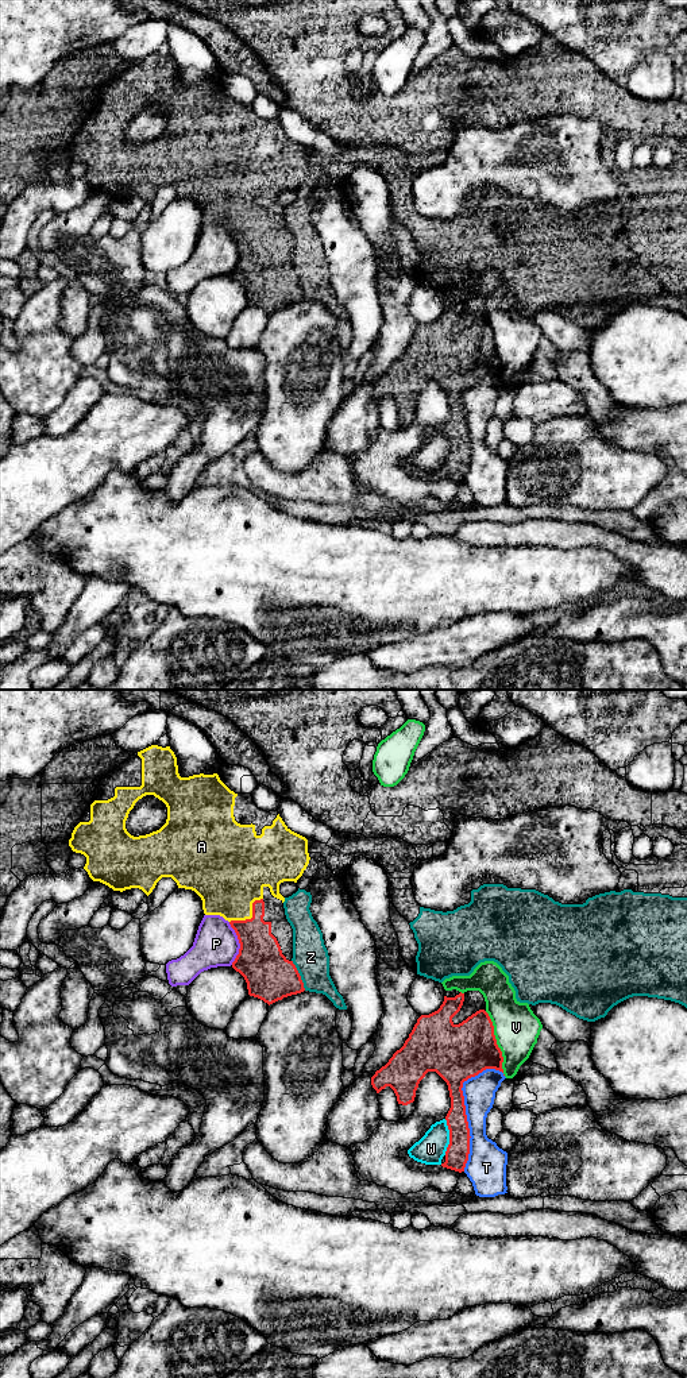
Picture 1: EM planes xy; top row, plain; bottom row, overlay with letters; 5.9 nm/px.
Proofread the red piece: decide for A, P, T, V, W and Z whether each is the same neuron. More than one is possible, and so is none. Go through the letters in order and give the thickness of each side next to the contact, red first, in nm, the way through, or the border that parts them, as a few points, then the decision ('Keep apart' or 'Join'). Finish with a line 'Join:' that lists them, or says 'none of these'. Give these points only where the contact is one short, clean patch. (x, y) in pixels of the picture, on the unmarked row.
A: Thickness 260 nm (red) against 380 nm. Join
P: Thickness 280 nm (red) against 260 nm. Keep apart
T: Thickness 170 nm (red) against 190 nm. Keep apart
V: Thickness 340 nm (red) against 280 nm. Keep apart
W: Thickness 140 nm (red) against 170 nm. Keep apart
Z: Thickness 280 nm (red) against 220 nm. Keep apart
Join: A

